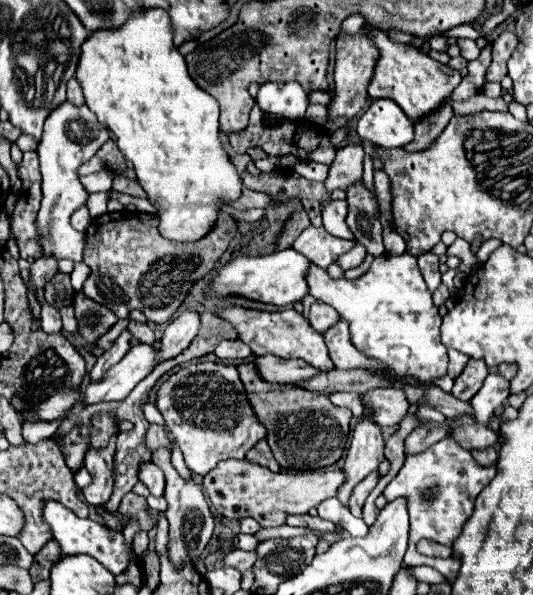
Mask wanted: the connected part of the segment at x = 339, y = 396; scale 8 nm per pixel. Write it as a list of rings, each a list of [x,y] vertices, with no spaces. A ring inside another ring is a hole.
[[[335,392],[329,396],[329,400],[335,404],[335,406],[347,406],[351,408],[353,416],[361,418],[363,416],[363,404],[361,404],[361,398],[357,392]]]

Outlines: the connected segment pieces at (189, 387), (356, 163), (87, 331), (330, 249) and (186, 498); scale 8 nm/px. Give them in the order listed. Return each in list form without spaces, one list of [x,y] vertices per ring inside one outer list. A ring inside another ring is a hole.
[[[195,362],[171,374],[157,394],[157,408],[175,434],[191,472],[205,476],[221,460],[241,460],[265,438],[265,428],[249,408],[245,388],[235,366],[215,362]]]
[[[353,142],[343,148],[339,148],[335,162],[329,168],[329,178],[325,180],[325,186],[329,192],[335,188],[347,190],[349,184],[355,184],[363,176],[363,144]]]
[[[83,292],[75,294],[73,306],[75,306],[75,316],[79,320],[79,334],[89,344],[93,344],[99,336],[103,336],[117,322],[117,316],[109,312],[109,308],[101,304],[93,304],[93,300],[85,298]]]
[[[309,226],[295,240],[293,248],[299,254],[303,254],[309,262],[313,262],[313,264],[317,264],[321,268],[327,268],[341,254],[351,250],[353,244],[355,244],[355,240],[341,240],[341,238],[329,236],[329,232],[325,232],[325,228]]]
[[[159,448],[153,452],[153,462],[165,472],[165,500],[167,500],[167,510],[165,516],[169,520],[169,558],[181,566],[183,562],[195,562],[199,554],[205,550],[213,536],[215,520],[209,510],[209,502],[203,494],[201,484],[197,484],[193,478],[185,480],[171,464],[171,450],[169,448]]]

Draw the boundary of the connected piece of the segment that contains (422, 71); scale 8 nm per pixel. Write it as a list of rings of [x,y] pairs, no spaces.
[[[383,30],[371,32],[381,56],[375,68],[375,74],[371,78],[371,84],[367,88],[369,96],[373,100],[377,98],[391,98],[399,104],[399,108],[413,120],[419,122],[425,116],[437,112],[445,102],[451,100],[451,94],[455,86],[461,82],[461,74],[453,72],[447,64],[441,64],[433,60],[431,56],[425,56],[421,50],[411,48],[407,44],[395,44],[387,38]]]

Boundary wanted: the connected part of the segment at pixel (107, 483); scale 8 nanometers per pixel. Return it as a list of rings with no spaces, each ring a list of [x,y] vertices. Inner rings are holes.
[[[109,444],[105,452],[87,452],[85,454],[85,468],[91,474],[91,484],[83,488],[83,496],[89,504],[99,506],[105,504],[113,494],[113,458],[115,458],[115,444]]]

